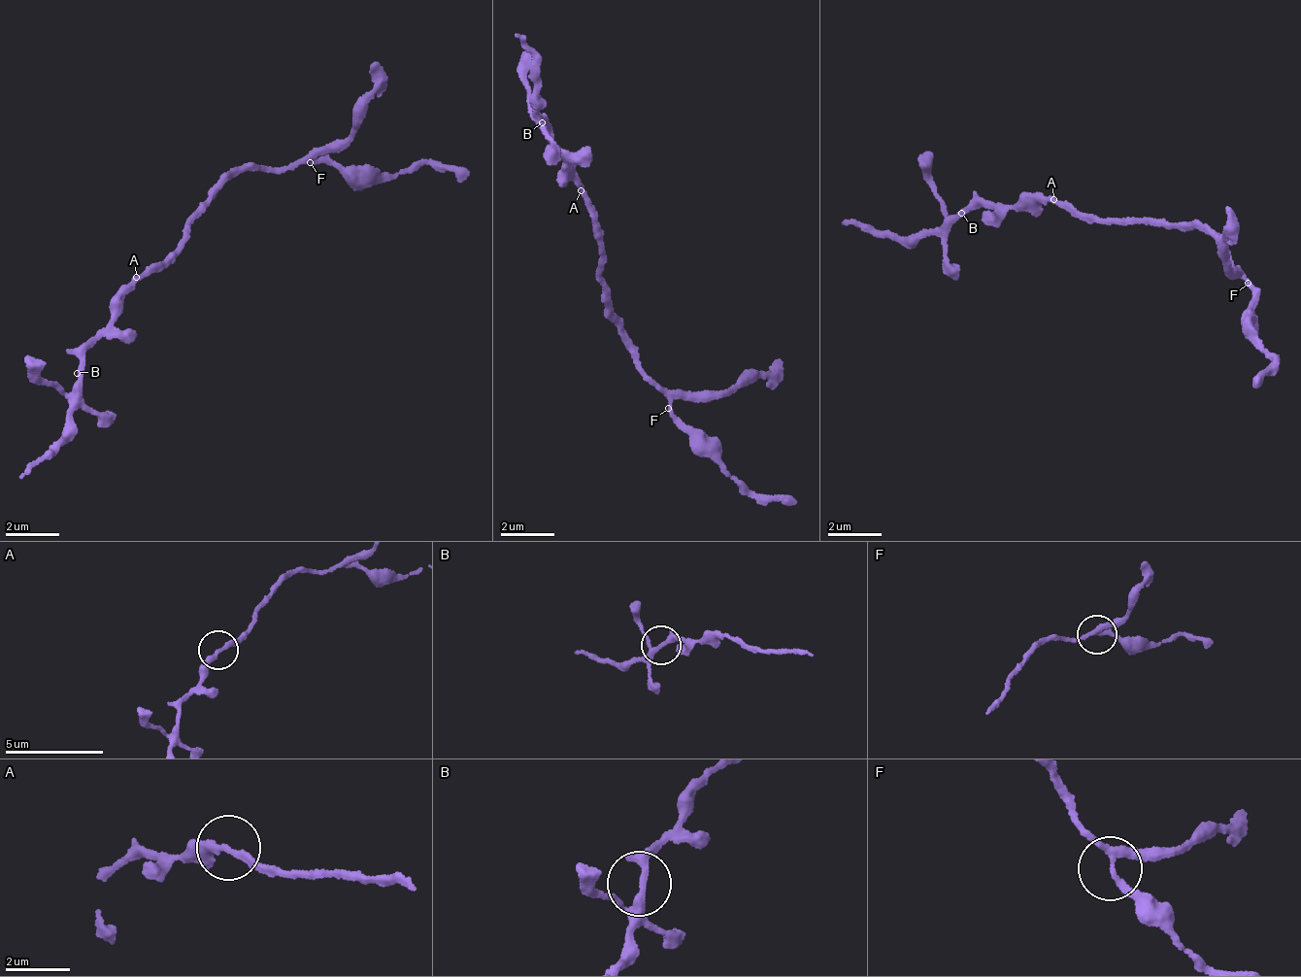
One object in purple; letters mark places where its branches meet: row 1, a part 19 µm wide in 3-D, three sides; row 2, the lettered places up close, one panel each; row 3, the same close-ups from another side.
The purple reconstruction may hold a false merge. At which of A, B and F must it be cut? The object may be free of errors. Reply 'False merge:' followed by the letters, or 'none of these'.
False merge: none of these

